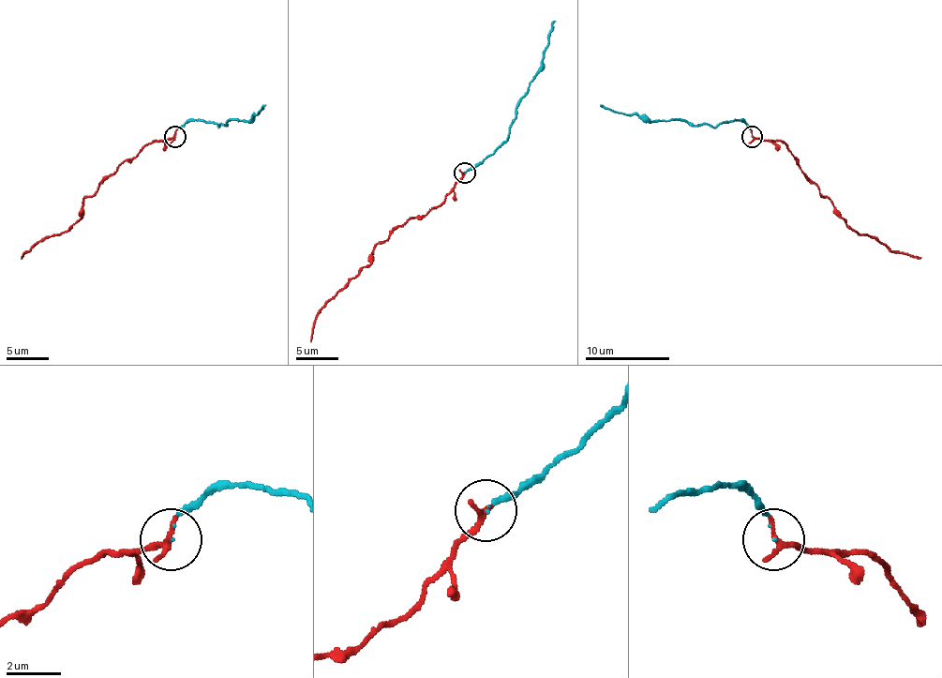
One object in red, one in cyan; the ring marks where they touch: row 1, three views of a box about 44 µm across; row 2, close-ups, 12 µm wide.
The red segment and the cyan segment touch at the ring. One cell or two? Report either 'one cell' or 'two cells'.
one cell

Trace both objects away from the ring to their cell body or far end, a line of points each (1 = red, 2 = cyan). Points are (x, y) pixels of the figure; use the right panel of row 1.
1: (752, 137), (780, 139), (795, 156), (797, 164), (856, 233), (874, 236), (892, 251), (921, 258)
2: (752, 137), (750, 128), (741, 120), (731, 120), (718, 127), (678, 120), (647, 120), (600, 105)

